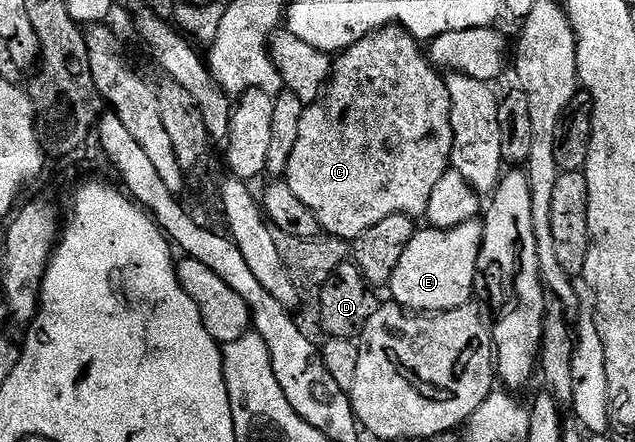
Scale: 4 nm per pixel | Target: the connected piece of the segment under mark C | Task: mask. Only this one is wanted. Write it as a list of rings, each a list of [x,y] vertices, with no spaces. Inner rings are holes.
[[[398,23],[384,25],[374,33],[365,35],[334,58],[331,79],[325,92],[319,100],[304,108],[297,143],[293,146],[293,155],[289,155],[285,180],[293,195],[297,195],[297,199],[301,199],[301,203],[305,203],[305,207],[309,207],[313,215],[317,215],[317,223],[324,234],[340,237],[343,241],[351,243],[362,233],[369,231],[369,227],[381,223],[381,219],[389,219],[389,215],[403,213],[412,219],[422,218],[429,207],[429,195],[433,195],[433,186],[437,179],[441,179],[441,175],[447,173],[451,164],[451,148],[454,146],[450,95],[444,74],[431,64],[425,56],[424,46],[422,49],[419,45],[422,44]]]

